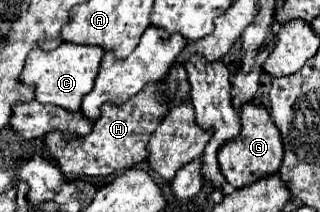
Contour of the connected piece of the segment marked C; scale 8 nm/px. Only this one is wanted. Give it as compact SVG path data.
M62 42L56 50L44 52L42 48L36 48L34 52L28 54L26 66L20 74L22 82L34 84L36 86L36 98L40 102L50 102L56 106L62 106L70 112L80 110L82 98L92 90L94 80L100 72L104 48L100 46L88 46L88 44L72 44L72 42Z

